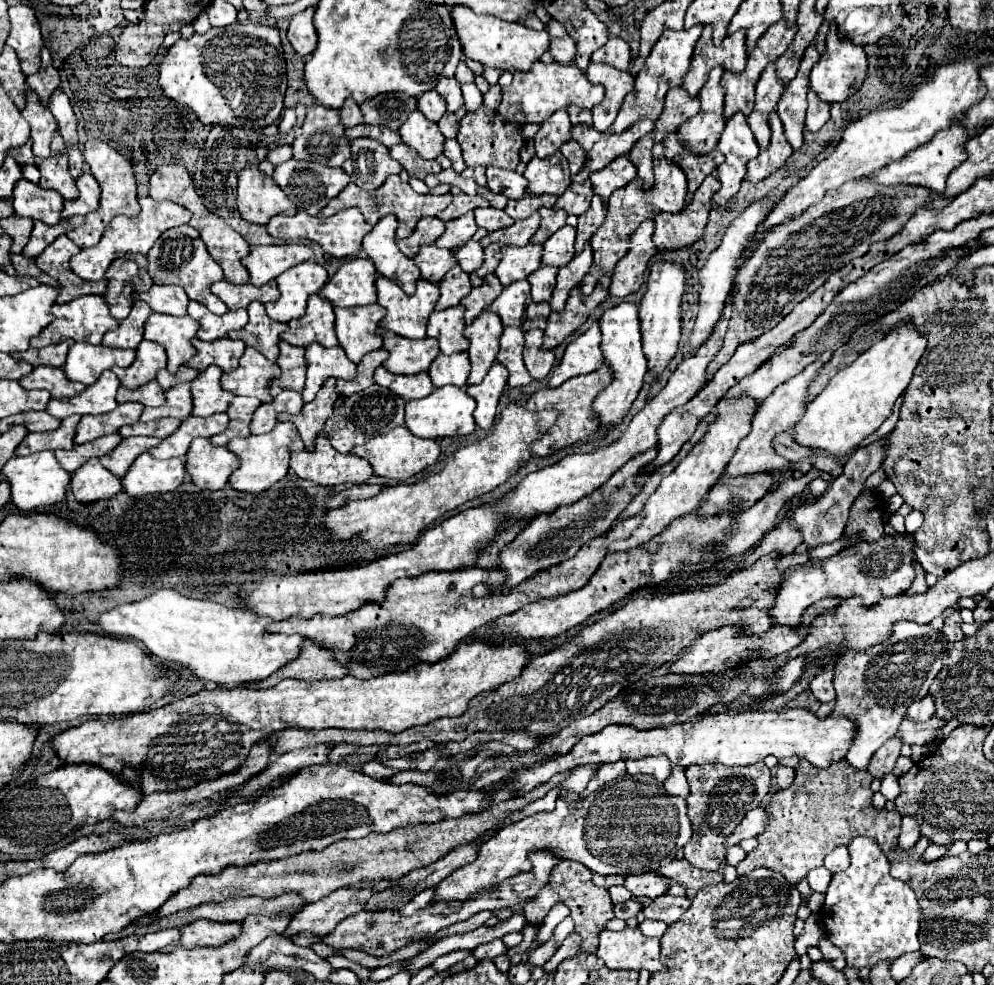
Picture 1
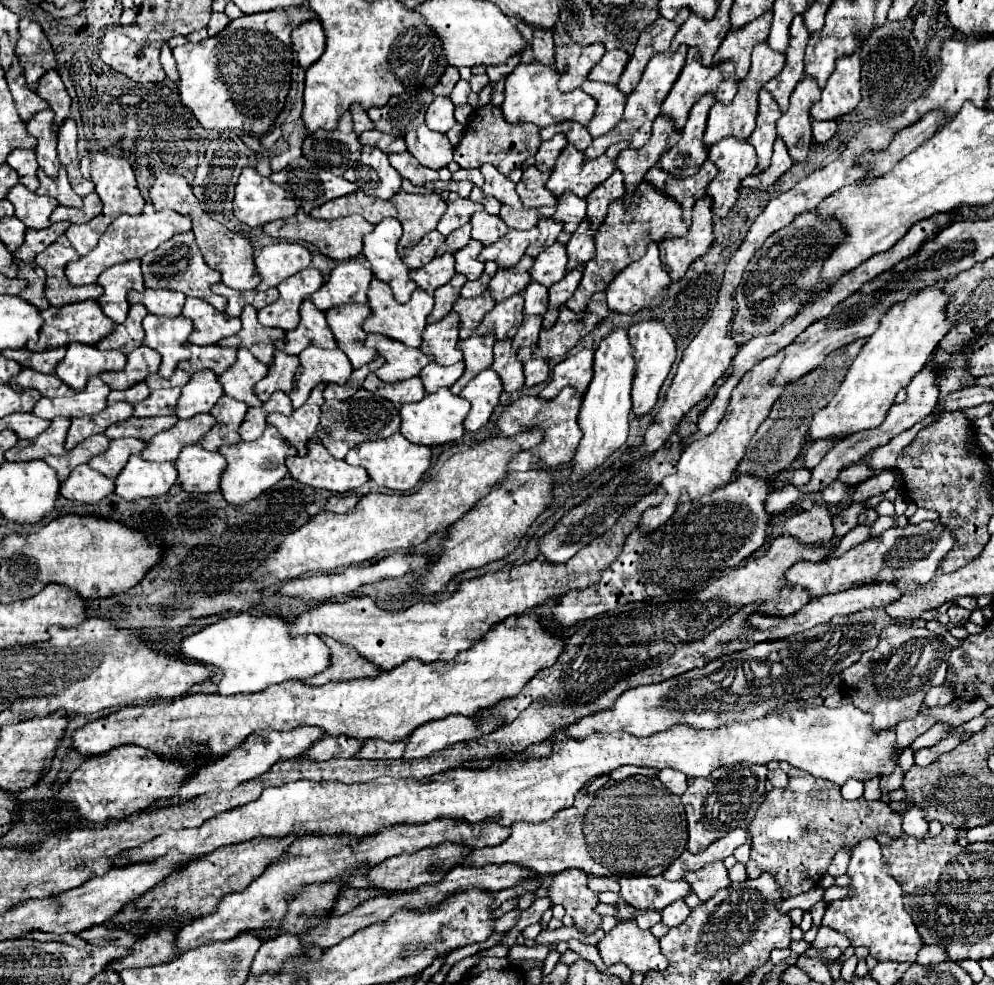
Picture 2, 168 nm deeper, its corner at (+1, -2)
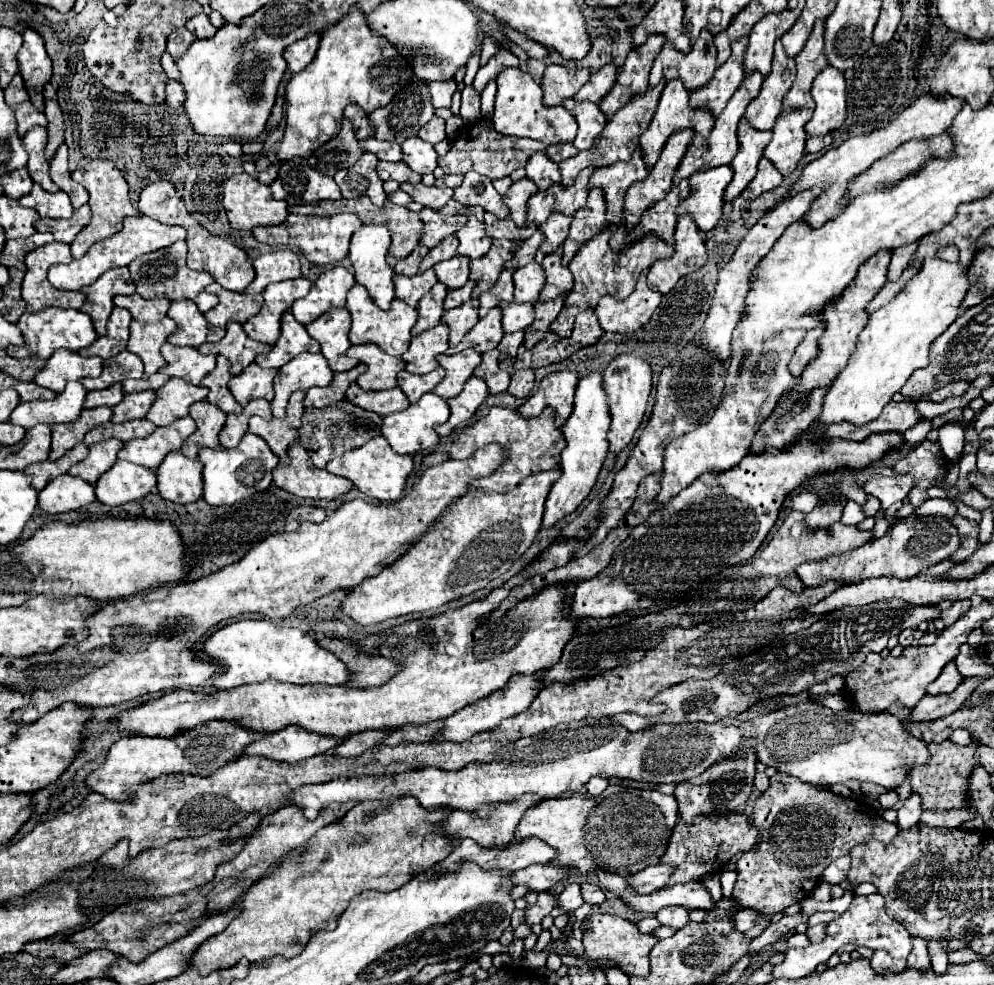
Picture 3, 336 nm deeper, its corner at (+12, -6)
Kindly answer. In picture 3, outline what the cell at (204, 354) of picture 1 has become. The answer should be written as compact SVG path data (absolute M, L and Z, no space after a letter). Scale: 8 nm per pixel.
M165 342L161 354L167 360L167 366L161 370L163 374L183 378L195 386L215 368L215 354L203 356L197 348L179 348Z

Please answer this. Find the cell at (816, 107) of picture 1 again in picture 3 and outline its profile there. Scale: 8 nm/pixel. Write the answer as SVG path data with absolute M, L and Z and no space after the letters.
M831 134L827 136L809 136L807 138L807 152L821 152L831 144Z

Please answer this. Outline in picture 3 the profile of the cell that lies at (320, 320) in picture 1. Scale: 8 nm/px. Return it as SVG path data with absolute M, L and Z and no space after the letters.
M285 312L281 320L279 340L267 356L259 356L255 358L255 362L261 368L281 368L301 352L319 352L319 344L307 334L305 326L291 316L291 312Z

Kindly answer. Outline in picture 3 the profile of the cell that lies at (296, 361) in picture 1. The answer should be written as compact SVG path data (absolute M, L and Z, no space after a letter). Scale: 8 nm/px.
M251 364L251 368L245 368L239 376L233 376L229 380L229 390L241 406L245 406L253 398L273 400L275 374L277 370L265 370L257 364Z

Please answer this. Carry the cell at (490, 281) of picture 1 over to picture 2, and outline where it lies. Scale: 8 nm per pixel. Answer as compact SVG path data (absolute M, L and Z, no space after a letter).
M484 290L476 298L458 298L454 310L460 314L460 338L468 338L476 332L480 320L488 310L494 308L494 300L490 290Z

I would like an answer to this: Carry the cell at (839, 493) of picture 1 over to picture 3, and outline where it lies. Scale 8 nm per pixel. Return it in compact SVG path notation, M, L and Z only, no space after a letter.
M921 420L915 428L903 432L903 436L905 436L905 444L907 444L907 446L915 446L915 444L923 442L923 440L927 438L929 430L931 430L931 420Z

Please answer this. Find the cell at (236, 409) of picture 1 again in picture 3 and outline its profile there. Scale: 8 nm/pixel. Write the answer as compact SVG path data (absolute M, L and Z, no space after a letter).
M203 400L203 402L191 404L189 416L195 420L197 430L195 430L195 434L189 436L187 442L181 446L183 456L187 456L187 458L197 458L197 452L199 452L201 448L213 448L213 450L217 450L217 448L221 446L217 434L219 434L219 430L221 430L223 424L225 424L227 414L225 414L223 410L219 410L215 404L209 404L207 400Z

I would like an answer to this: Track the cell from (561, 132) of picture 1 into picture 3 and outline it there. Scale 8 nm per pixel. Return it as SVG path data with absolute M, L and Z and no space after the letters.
M545 154L531 156L531 160L527 162L525 170L527 170L527 178L533 180L541 192L547 190L549 186L561 182L559 166L555 162L551 162Z

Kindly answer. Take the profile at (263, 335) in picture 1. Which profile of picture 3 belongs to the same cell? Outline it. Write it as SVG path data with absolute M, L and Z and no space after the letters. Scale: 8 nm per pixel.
M235 322L227 324L227 334L223 340L219 340L215 344L201 344L199 346L199 352L203 352L203 354L213 352L213 354L225 356L231 362L233 376L241 374L255 360L257 354L267 354L269 350L271 350L271 346L251 340L243 332L241 324L235 324Z

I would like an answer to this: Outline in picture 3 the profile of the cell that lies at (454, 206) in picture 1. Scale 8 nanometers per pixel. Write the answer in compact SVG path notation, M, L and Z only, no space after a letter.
M423 208L419 212L419 218L423 222L421 244L427 248L435 248L445 236L455 234L467 222L467 216L443 216L431 208Z

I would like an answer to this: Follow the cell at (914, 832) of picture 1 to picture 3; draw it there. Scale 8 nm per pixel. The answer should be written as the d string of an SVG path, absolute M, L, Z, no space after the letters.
M911 794L911 798L909 800L905 800L905 804L903 804L903 808L897 812L897 816L899 816L899 828L911 828L913 824L917 824L919 822L919 818L921 818L921 796L919 794Z

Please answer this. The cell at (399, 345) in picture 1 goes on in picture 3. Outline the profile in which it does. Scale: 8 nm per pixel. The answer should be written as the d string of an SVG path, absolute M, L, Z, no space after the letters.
M375 344L351 346L347 350L347 356L353 356L359 362L367 364L367 372L363 376L359 376L359 380L357 380L357 384L367 392L395 388L397 386L397 374L405 368L401 358L393 358L393 356L385 354Z

